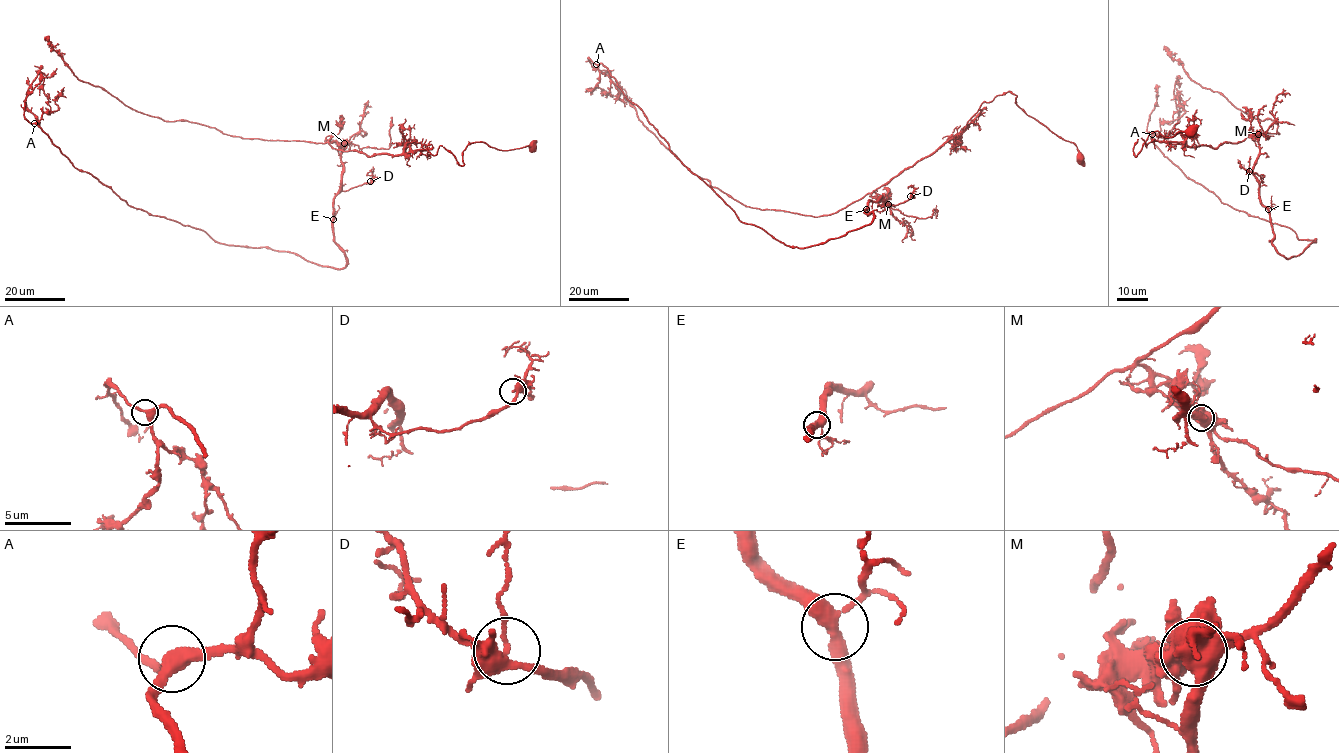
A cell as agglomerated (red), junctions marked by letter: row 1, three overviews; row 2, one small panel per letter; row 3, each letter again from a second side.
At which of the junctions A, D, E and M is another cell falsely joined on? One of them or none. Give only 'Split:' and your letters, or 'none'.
Split: M

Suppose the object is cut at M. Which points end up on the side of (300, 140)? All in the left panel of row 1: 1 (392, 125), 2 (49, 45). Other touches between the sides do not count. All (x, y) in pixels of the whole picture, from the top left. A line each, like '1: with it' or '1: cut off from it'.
1: cut off from it
2: with it

